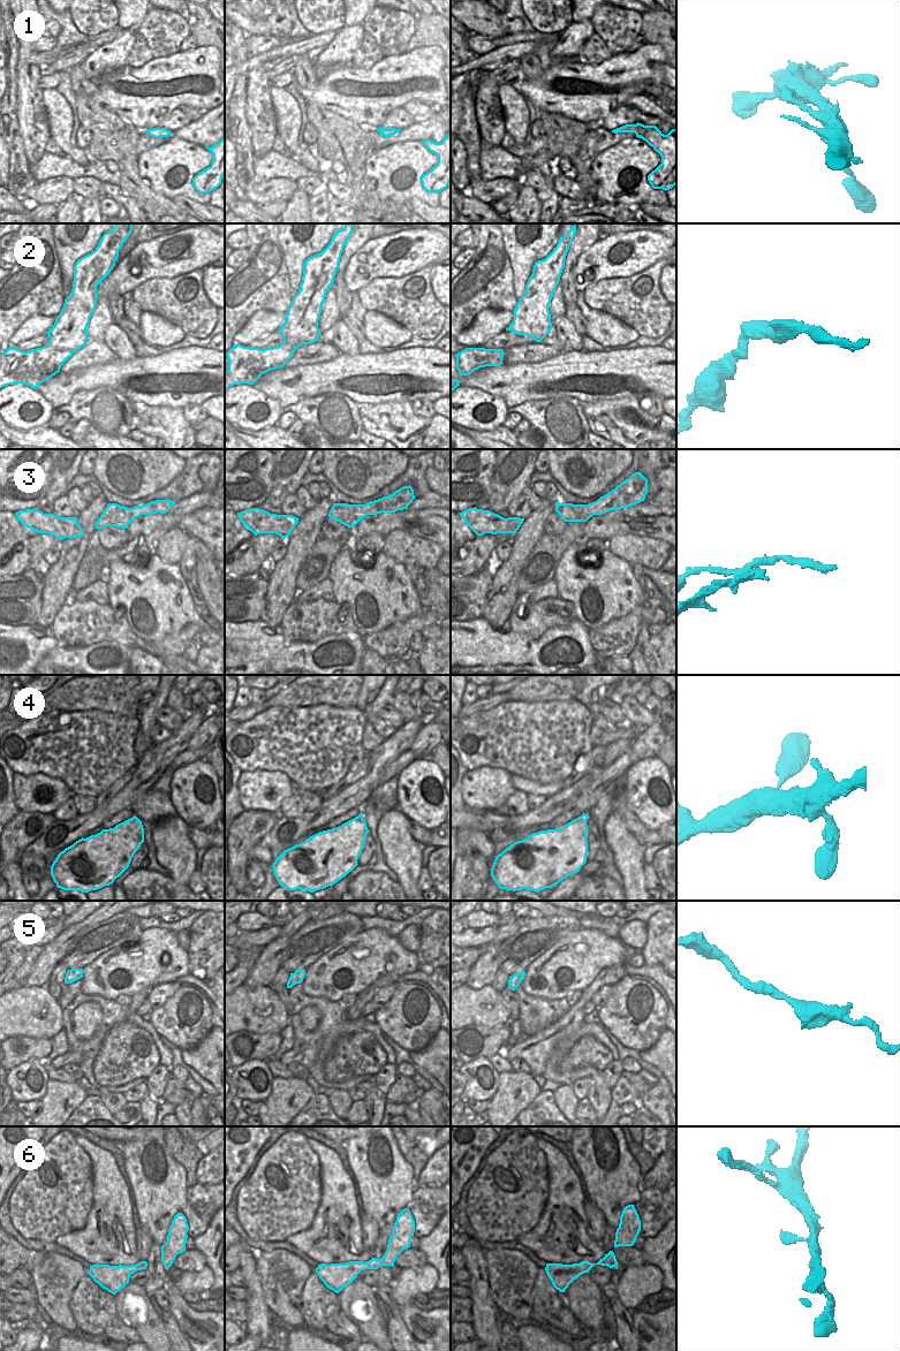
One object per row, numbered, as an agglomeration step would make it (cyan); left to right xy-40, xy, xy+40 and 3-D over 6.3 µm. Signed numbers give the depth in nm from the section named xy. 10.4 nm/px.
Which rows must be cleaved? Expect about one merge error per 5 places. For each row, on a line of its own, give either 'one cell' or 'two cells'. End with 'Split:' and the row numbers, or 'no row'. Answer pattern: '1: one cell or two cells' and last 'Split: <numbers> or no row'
1: one cell
2: one cell
3: two cells
4: one cell
5: one cell
6: one cell
Split: 3

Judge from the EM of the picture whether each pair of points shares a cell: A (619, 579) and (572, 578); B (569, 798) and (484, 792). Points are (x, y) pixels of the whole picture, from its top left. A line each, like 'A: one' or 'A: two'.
A: one
B: two

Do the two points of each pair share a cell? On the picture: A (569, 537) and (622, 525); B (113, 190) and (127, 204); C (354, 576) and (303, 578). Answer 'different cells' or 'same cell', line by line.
A: different cells
B: same cell
C: different cells

